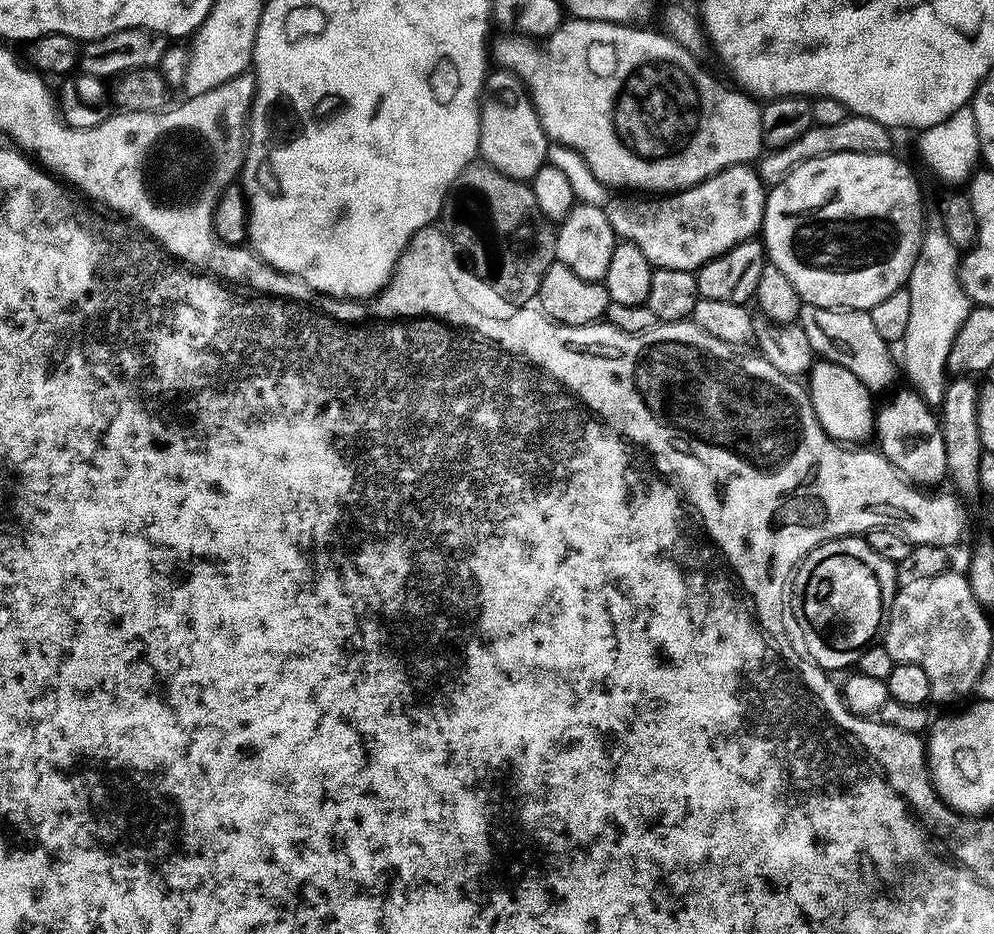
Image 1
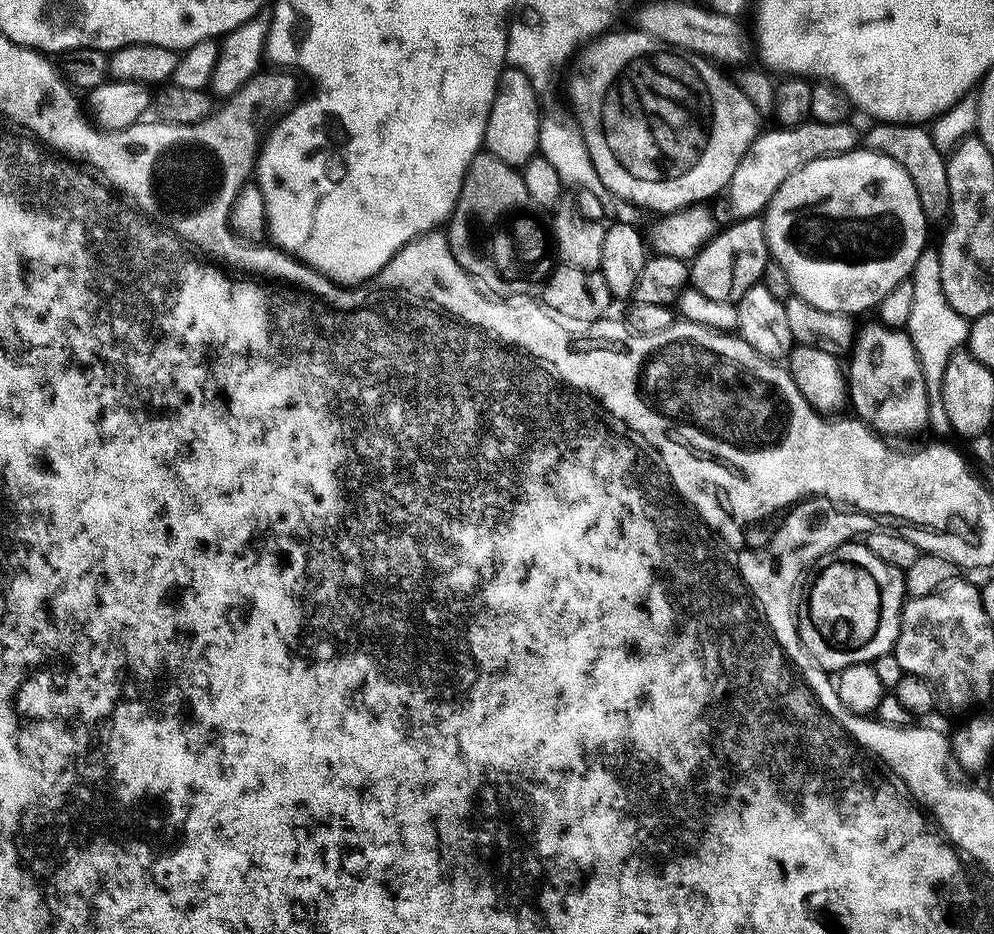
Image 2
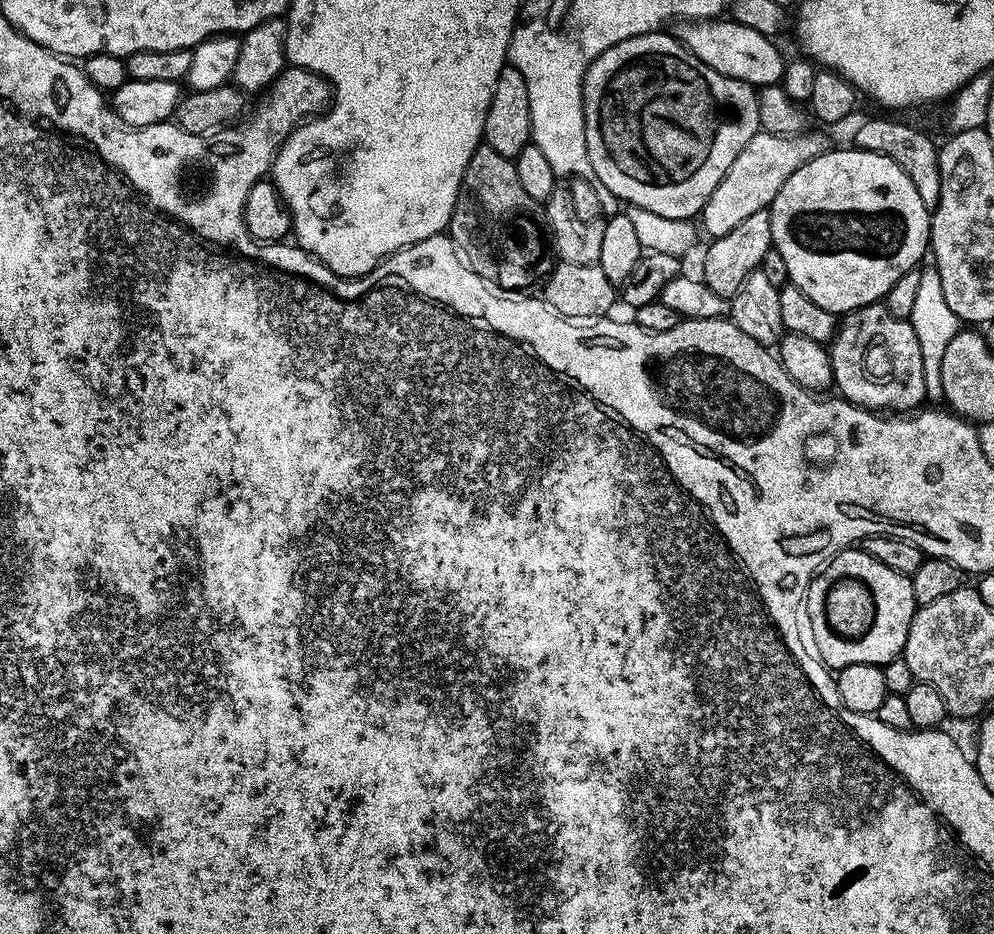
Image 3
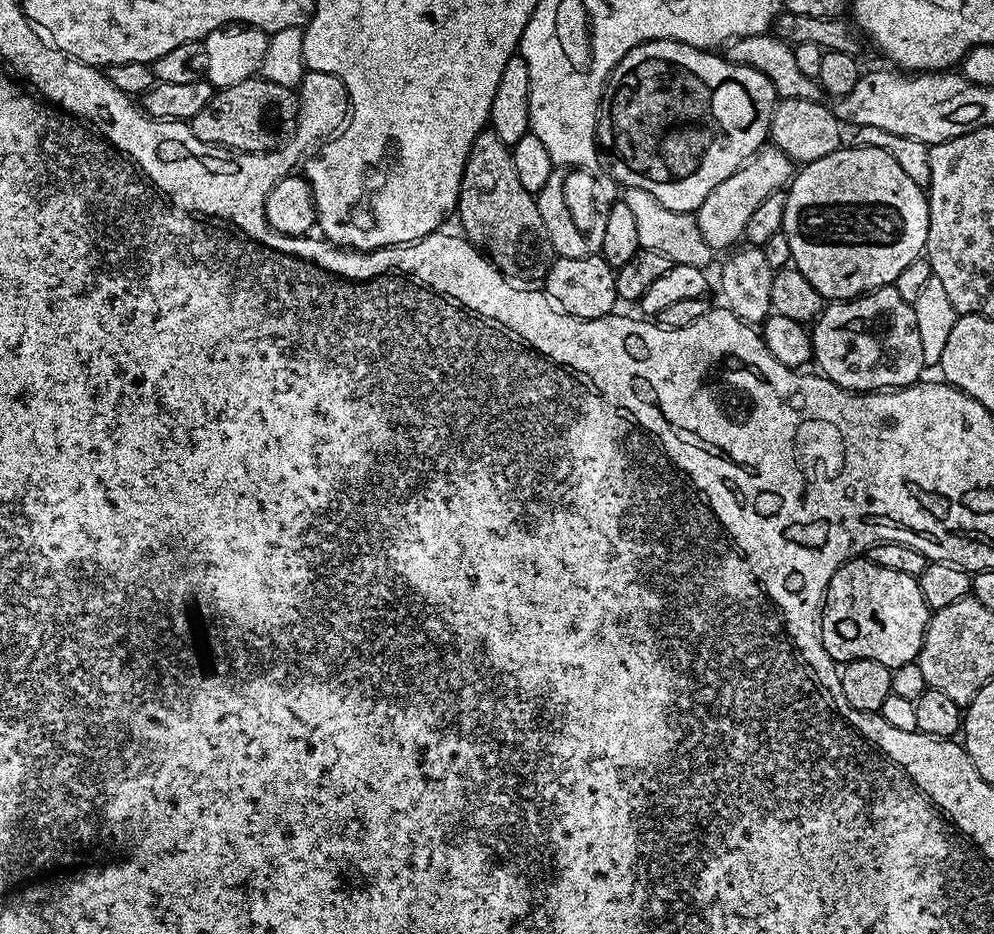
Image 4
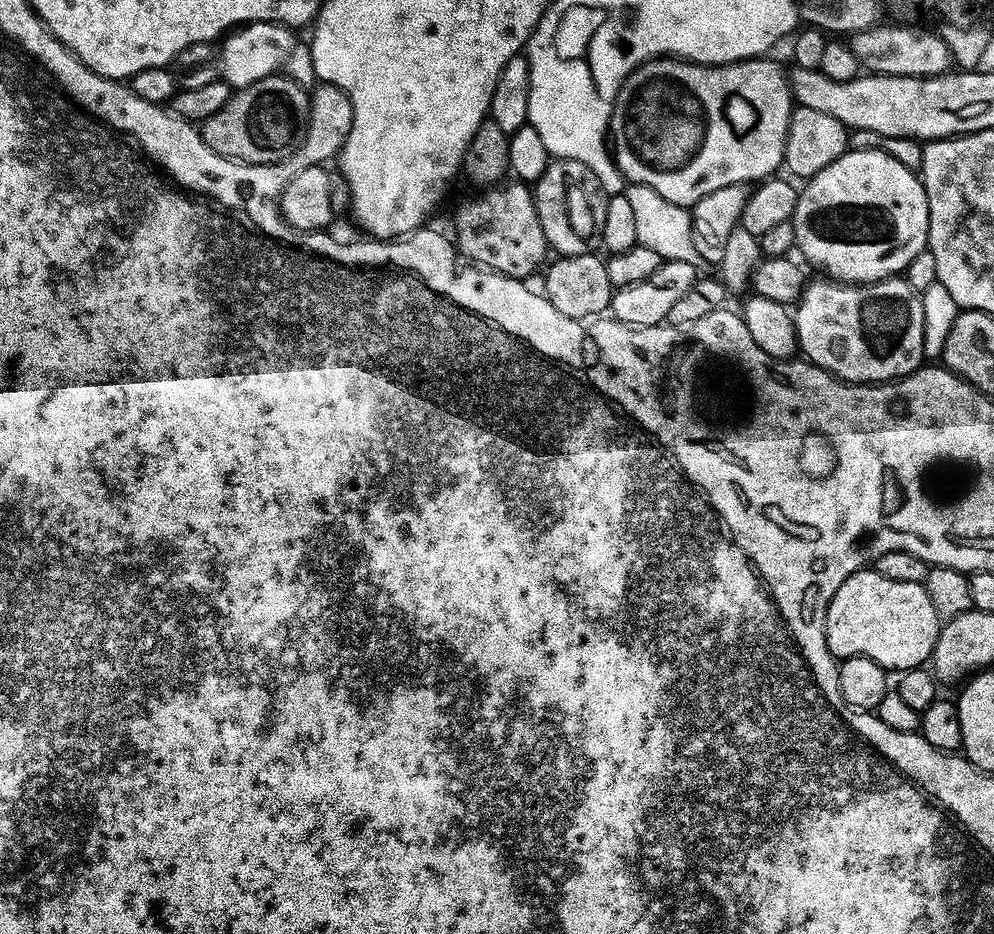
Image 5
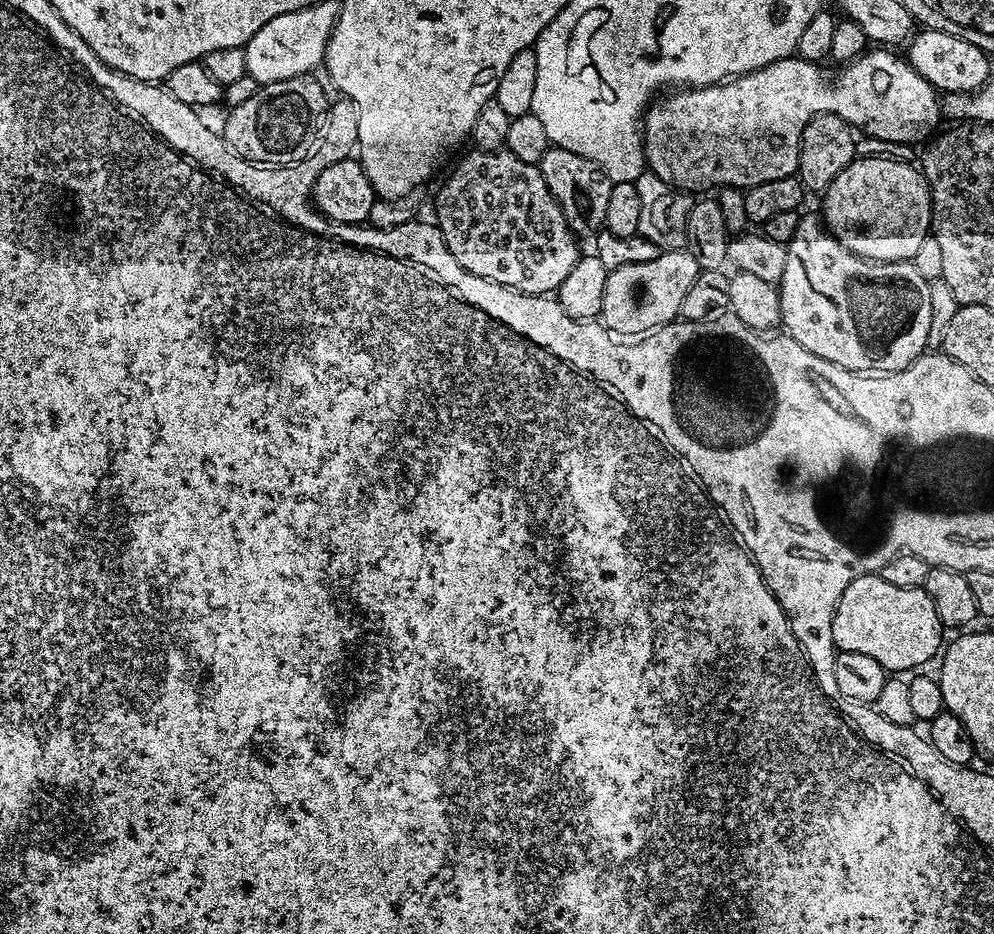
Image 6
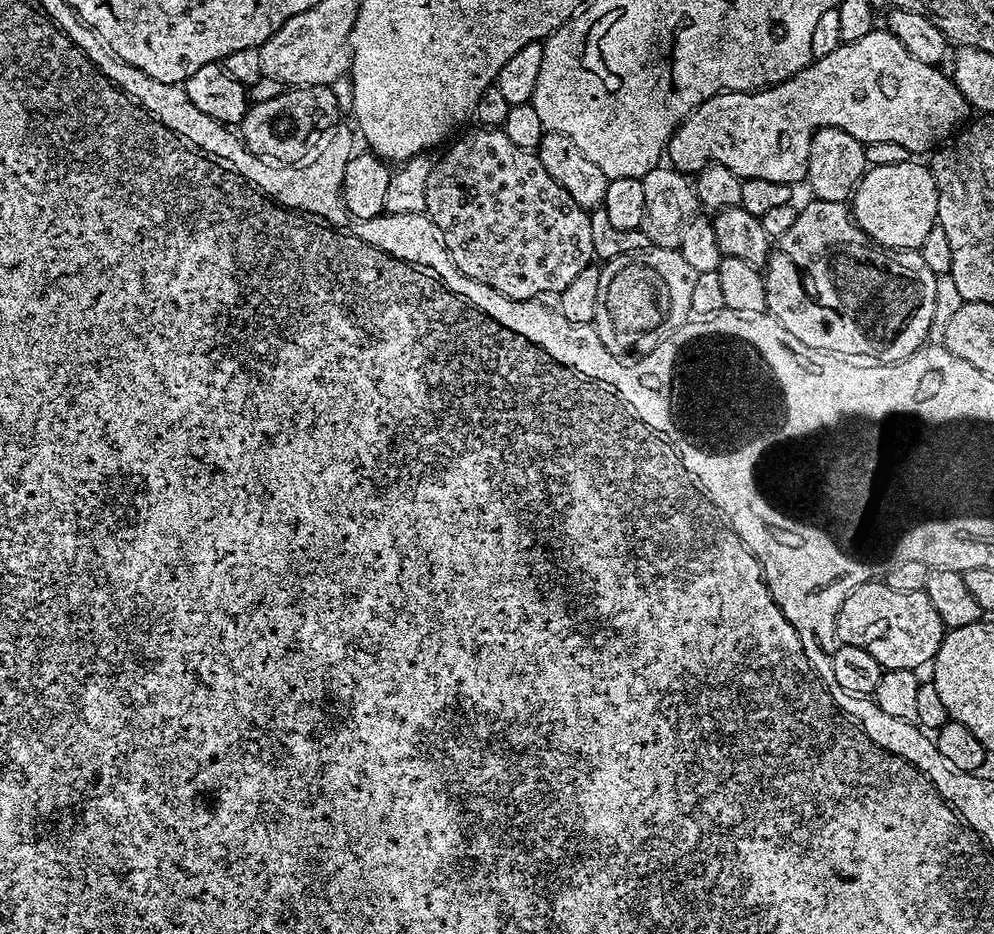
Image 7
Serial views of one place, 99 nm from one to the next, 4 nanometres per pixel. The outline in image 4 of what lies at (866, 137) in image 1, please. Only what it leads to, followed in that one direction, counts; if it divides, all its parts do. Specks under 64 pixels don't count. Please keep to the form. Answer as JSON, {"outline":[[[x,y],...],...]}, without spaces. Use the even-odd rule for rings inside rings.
{"outline":[[[765,146],[743,164],[738,171],[730,174],[726,182],[718,182],[710,194],[706,194],[706,202],[696,209],[694,215],[702,238],[712,250],[718,248],[731,249],[744,240],[746,222],[750,222],[750,214],[770,198],[772,192],[779,192],[791,181],[794,175],[794,161],[775,146]]]}

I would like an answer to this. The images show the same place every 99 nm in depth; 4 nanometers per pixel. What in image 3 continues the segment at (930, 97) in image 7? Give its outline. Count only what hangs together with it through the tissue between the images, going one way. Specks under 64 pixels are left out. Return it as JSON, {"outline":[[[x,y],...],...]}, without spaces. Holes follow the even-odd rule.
{"outline":[[[653,30],[626,38],[614,46],[610,46],[596,59],[586,70],[584,75],[584,121],[586,122],[586,150],[588,161],[594,170],[598,184],[601,184],[612,196],[625,200],[625,205],[645,208],[654,214],[662,215],[664,218],[689,220],[699,217],[703,213],[710,194],[722,182],[726,170],[734,166],[734,158],[742,154],[742,146],[754,138],[756,132],[761,131],[760,119],[758,118],[758,92],[751,84],[726,78],[718,74],[718,70],[710,70],[706,62],[699,60],[687,46],[681,44],[675,35],[664,33],[664,30]]]}

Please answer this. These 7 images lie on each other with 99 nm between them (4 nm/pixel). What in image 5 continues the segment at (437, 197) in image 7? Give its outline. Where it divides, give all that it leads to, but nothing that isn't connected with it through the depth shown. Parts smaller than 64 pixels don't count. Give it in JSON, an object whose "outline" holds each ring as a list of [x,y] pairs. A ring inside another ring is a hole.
{"outline":[[[500,182],[495,186],[485,187],[477,196],[472,196],[457,206],[454,243],[461,256],[479,267],[501,272],[503,276],[528,278],[531,272],[538,271],[537,273],[539,273],[545,267],[550,256],[550,245],[543,227],[540,225],[533,189],[524,182],[508,183]]]}

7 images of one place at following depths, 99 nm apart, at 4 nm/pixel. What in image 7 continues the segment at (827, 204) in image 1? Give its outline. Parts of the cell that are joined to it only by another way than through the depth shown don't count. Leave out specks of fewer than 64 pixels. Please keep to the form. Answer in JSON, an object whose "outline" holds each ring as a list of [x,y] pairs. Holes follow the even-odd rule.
{"outline":[[[911,159],[894,166],[869,167],[864,177],[857,184],[855,192],[850,197],[850,211],[856,225],[884,248],[910,248],[918,250],[926,234],[937,227],[936,211],[938,210],[938,190],[934,186],[931,167],[927,163],[915,164]]]}

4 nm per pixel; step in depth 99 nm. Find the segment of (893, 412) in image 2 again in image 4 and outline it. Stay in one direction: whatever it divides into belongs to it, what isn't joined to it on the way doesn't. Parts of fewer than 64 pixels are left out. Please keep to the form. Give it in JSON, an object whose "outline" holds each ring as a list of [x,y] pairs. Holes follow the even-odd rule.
{"outline":[[[894,286],[876,288],[873,292],[866,292],[863,296],[855,296],[852,300],[829,303],[811,325],[810,335],[812,337],[814,364],[820,367],[817,369],[838,386],[848,389],[849,392],[882,392],[894,388],[906,388],[909,384],[917,383],[921,379],[920,371],[925,371],[926,368],[924,359],[922,358],[922,342],[918,338],[918,318],[914,318],[914,310],[911,304],[907,304],[904,301]]]}

